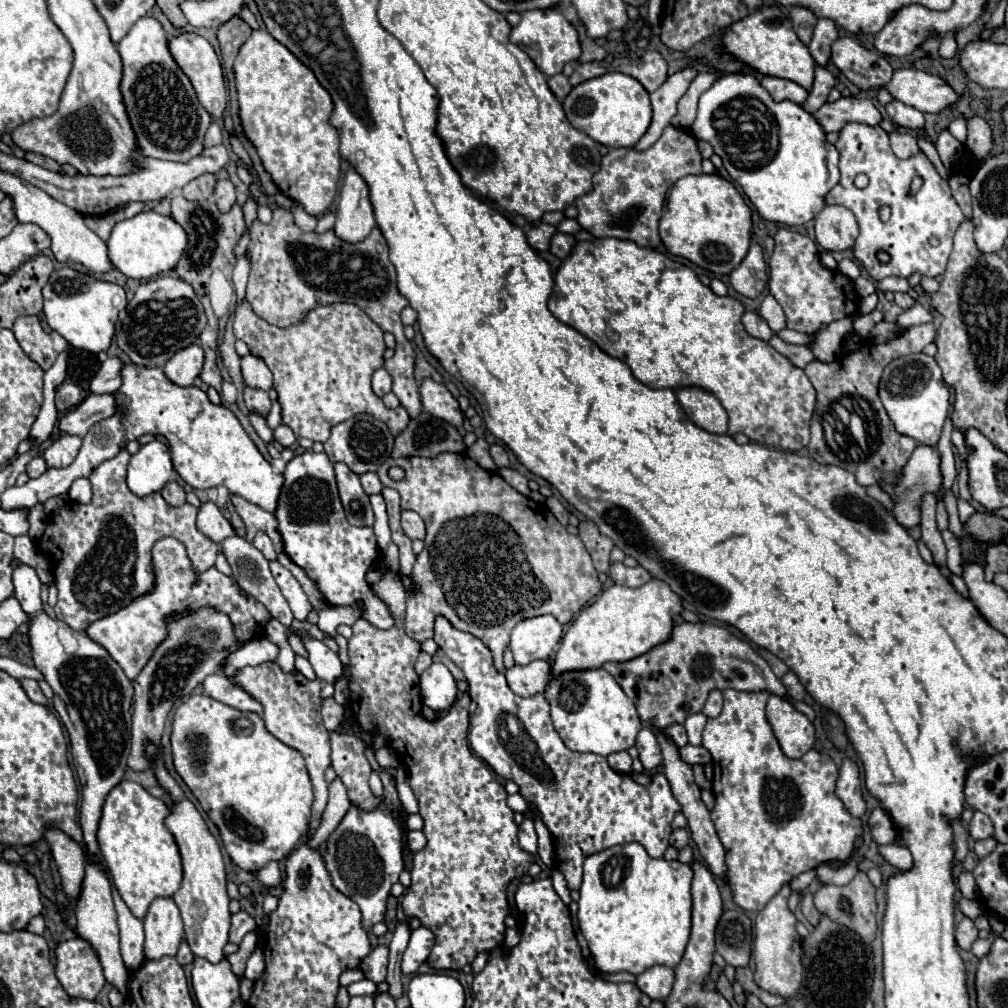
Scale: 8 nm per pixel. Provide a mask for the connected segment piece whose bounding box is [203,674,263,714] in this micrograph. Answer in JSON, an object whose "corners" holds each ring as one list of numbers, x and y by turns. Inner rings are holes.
{"corners":[[211,674,203,682,205,694,243,712,257,712,263,714,263,706,259,700,255,700,247,690,243,690,239,684,235,684,231,678,223,674]]}

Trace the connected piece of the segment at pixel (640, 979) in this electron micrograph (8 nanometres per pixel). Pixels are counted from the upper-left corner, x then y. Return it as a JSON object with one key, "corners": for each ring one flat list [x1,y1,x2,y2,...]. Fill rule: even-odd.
{"corners":[[653,966,641,972,635,980,637,988,651,1000,667,1000,675,984,675,972,667,966]]}

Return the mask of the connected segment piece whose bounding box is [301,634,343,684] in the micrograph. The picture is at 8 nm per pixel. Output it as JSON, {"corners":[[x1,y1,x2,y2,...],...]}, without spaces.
{"corners":[[301,634,301,636,303,636,303,644,309,652,309,662,315,670,317,678,323,682,335,684,343,676,343,664,339,660,339,656,333,650,329,650,323,642,311,640,305,634]]}

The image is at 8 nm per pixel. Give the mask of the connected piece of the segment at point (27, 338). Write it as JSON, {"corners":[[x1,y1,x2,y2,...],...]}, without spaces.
{"corners":[[21,316,13,324,13,334,17,342,21,344,23,352,37,362,43,370,49,370,59,356,69,344,67,340,57,334,57,332,45,332,39,324,37,316]]}

